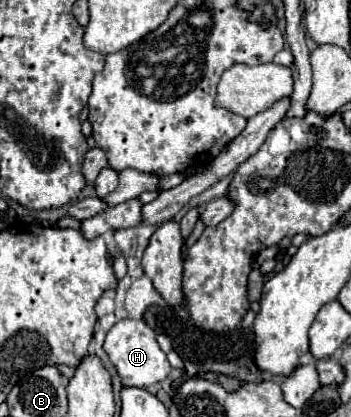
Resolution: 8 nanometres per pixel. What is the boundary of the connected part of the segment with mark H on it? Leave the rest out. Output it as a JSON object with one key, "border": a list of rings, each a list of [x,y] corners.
{"border":[[[133,318],[119,320],[107,332],[103,350],[107,352],[109,360],[113,362],[113,366],[117,370],[123,386],[139,386],[139,388],[145,388],[149,384],[163,382],[167,378],[167,374],[171,372],[171,364],[169,364],[165,352],[159,348],[157,340],[155,340],[153,328],[149,328],[145,324],[145,320],[133,320]]]}

